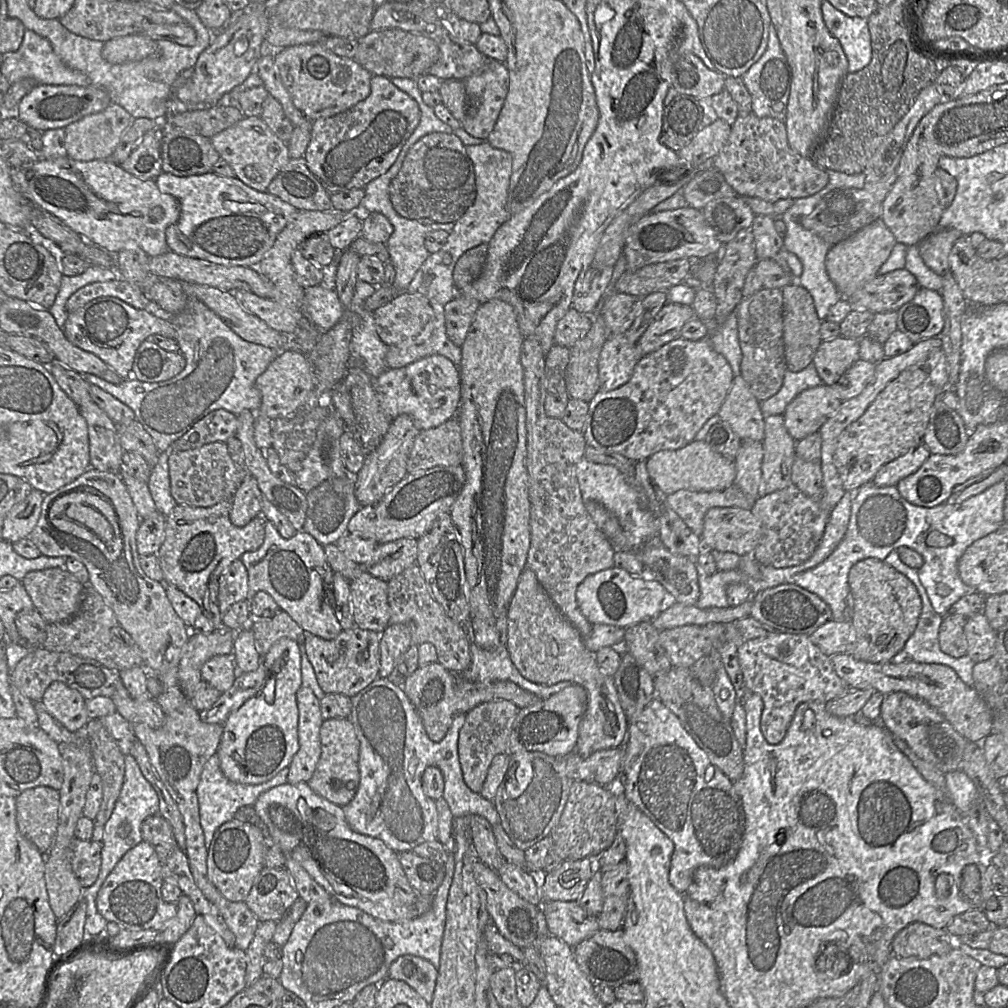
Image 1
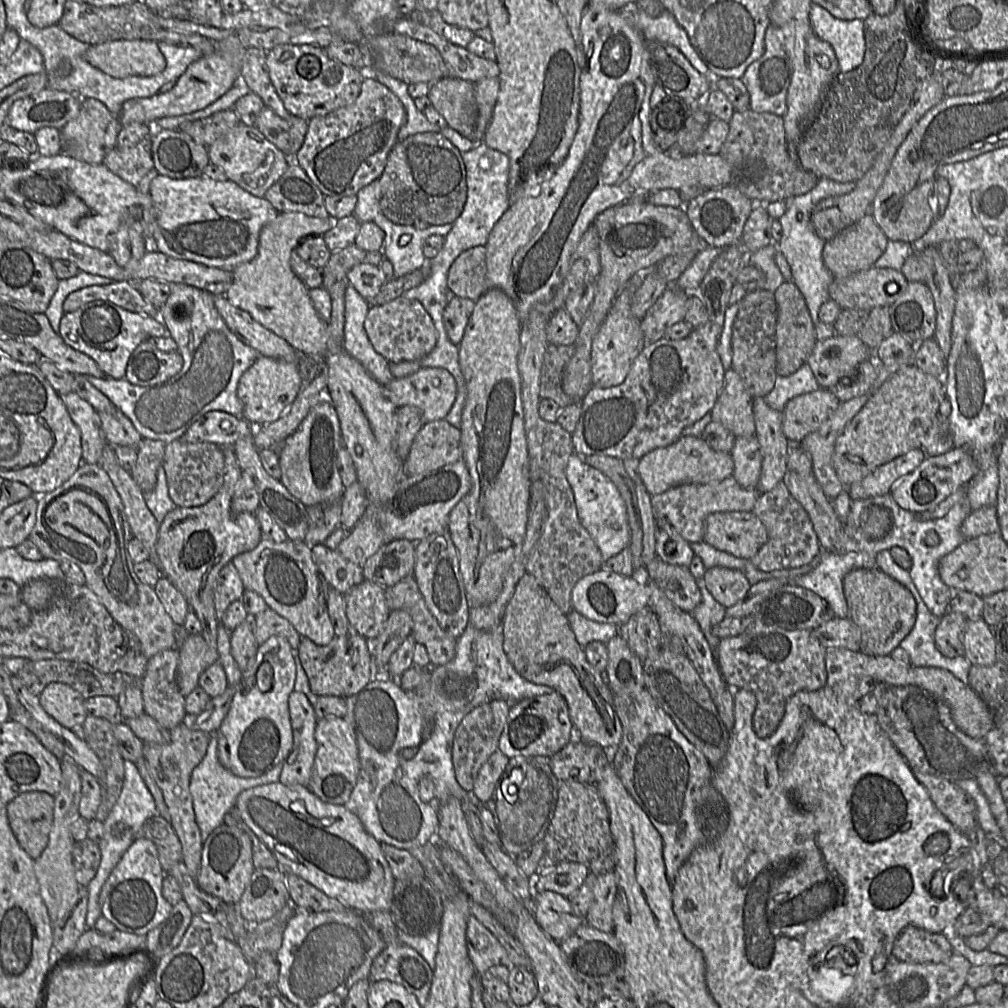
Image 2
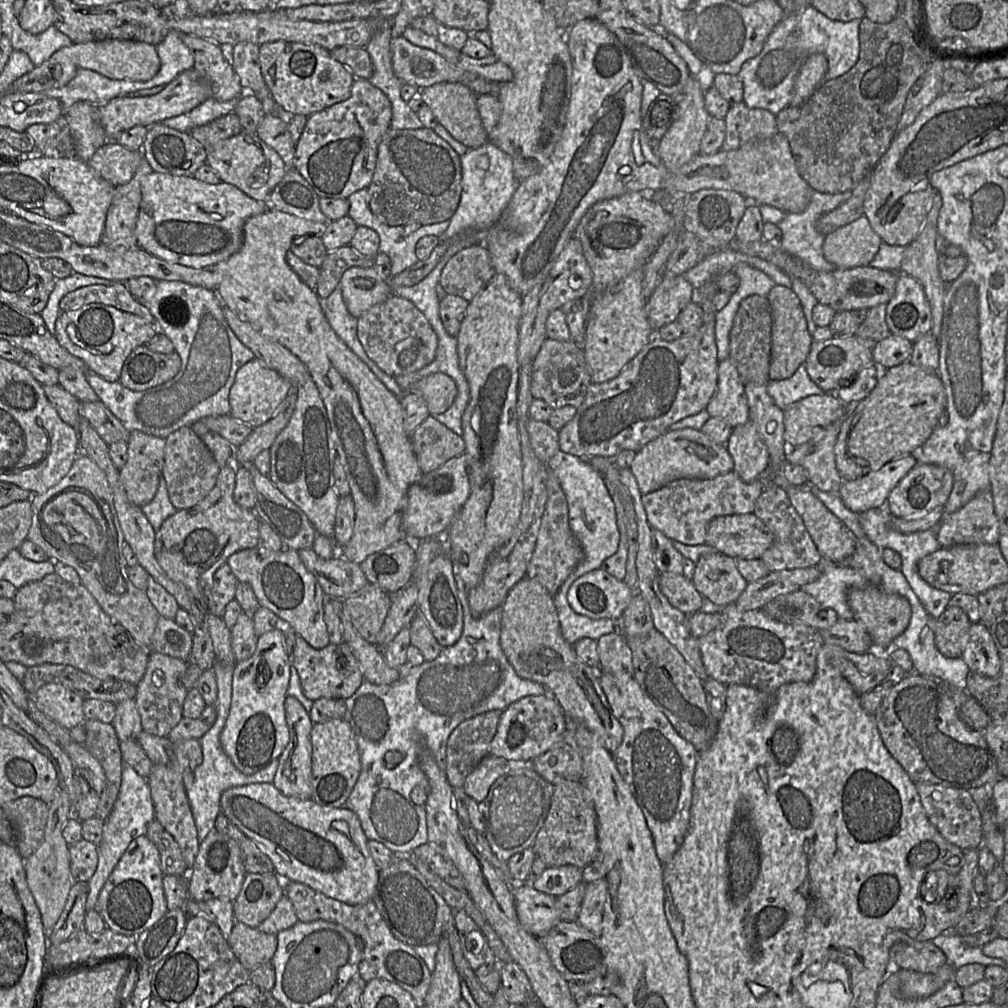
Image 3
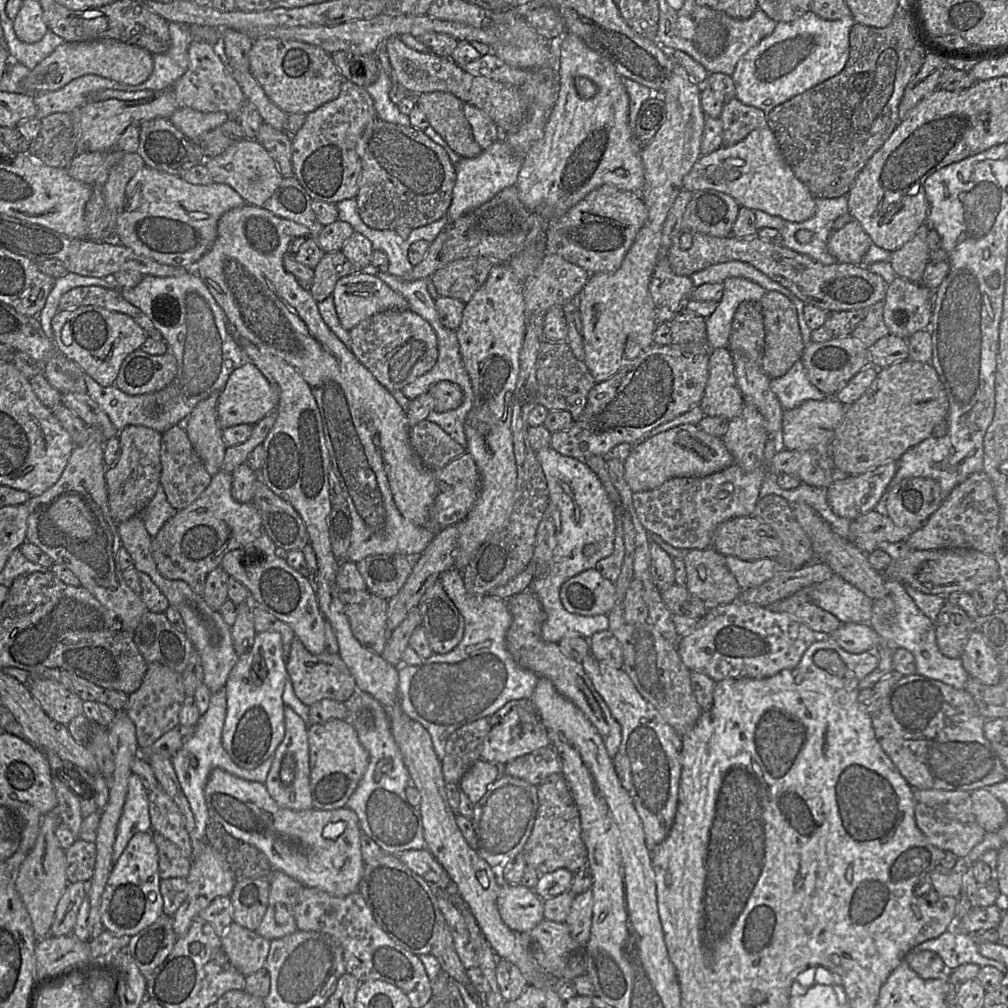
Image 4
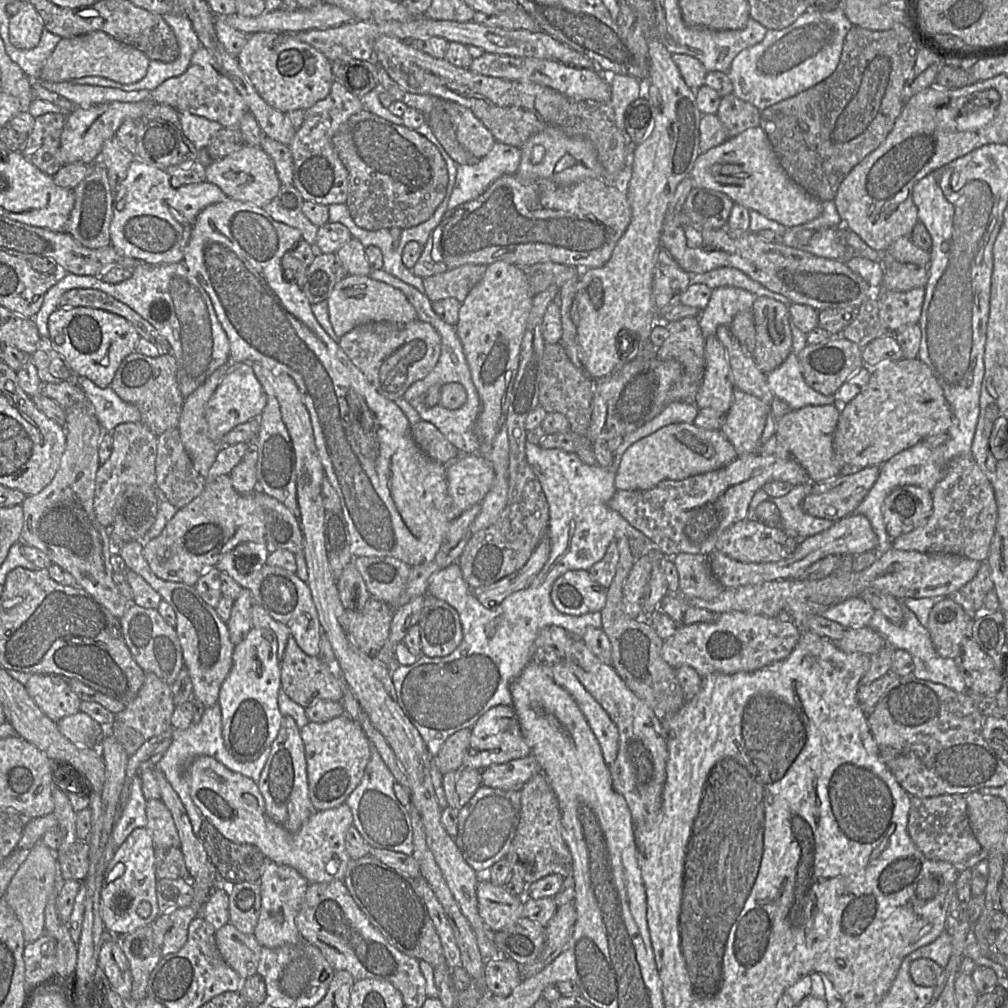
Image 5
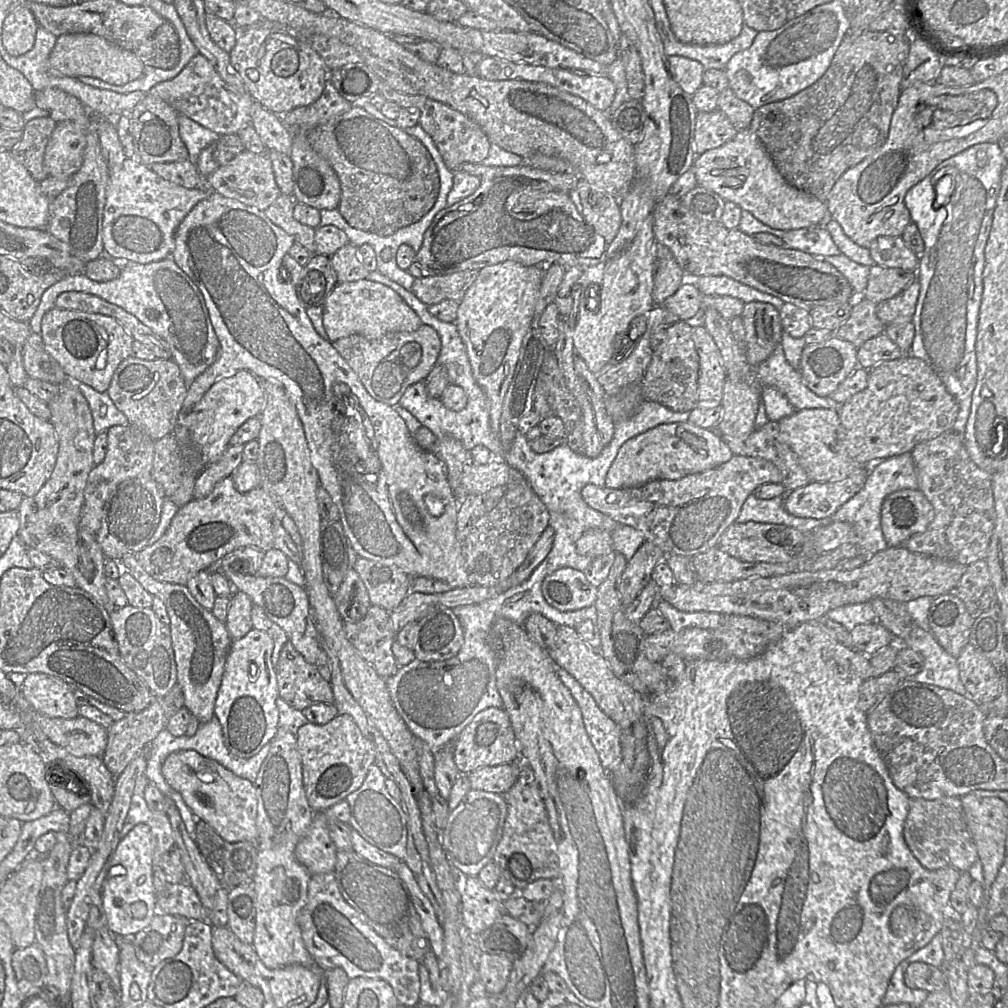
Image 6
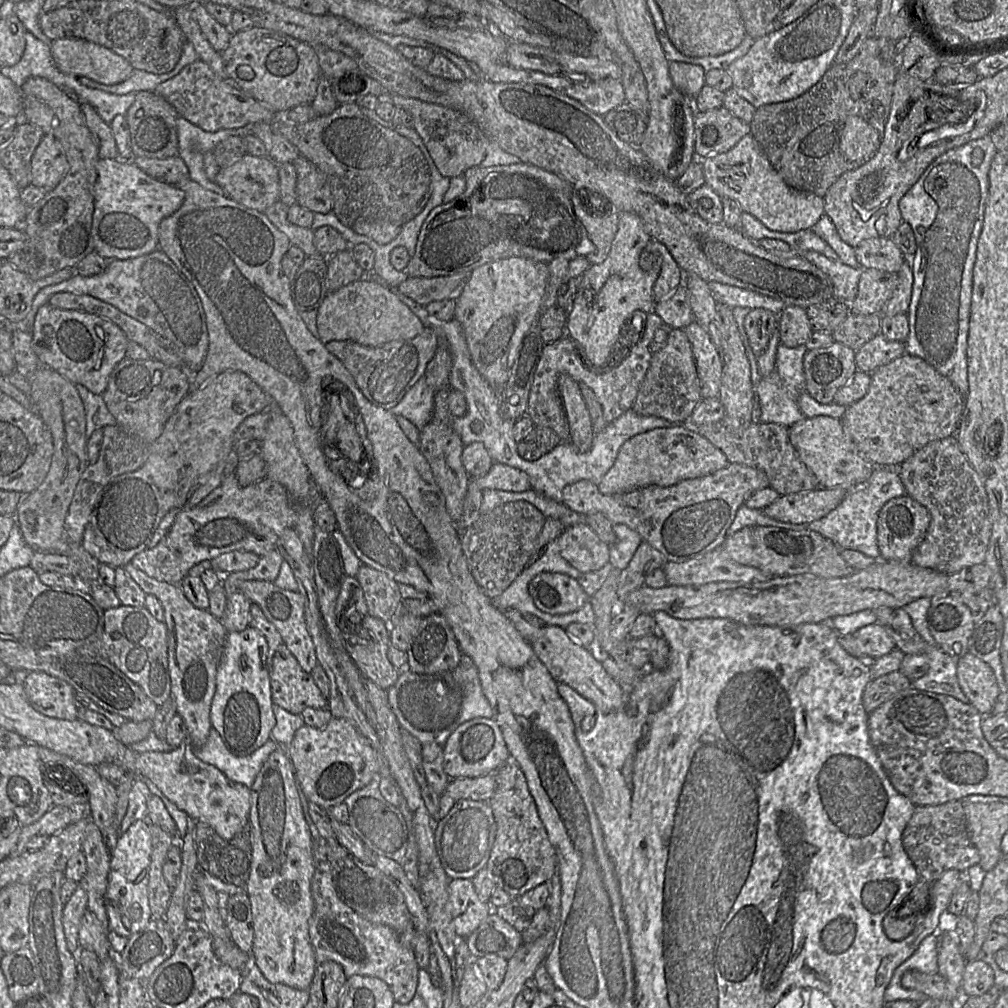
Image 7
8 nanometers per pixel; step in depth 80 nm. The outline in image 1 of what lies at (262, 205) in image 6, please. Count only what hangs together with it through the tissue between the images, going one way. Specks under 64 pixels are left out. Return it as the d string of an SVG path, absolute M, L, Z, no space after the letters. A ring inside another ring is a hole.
M243 117L233 126L210 138L210 143L235 172L235 177L254 190L265 192L290 161L287 143L279 139L260 117Z

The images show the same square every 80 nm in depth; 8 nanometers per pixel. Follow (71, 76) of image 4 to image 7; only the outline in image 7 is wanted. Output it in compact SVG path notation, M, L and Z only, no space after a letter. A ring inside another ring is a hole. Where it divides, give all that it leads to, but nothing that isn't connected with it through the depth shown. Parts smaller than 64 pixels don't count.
M58 39L50 42L50 48L62 72L85 76L102 84L120 83L134 71L122 56L84 39Z

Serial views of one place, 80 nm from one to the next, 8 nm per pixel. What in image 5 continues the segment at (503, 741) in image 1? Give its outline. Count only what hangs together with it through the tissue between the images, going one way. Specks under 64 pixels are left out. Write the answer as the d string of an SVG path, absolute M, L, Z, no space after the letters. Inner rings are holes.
M466 728L452 734L434 757L435 765L441 772L459 772L463 768L471 736L471 729Z

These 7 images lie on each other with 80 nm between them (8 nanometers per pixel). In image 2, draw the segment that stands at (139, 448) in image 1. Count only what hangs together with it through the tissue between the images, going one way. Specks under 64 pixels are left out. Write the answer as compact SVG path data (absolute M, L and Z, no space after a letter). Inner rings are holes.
M120 410L114 413L98 412L101 430L111 446L137 447L143 438L130 419Z

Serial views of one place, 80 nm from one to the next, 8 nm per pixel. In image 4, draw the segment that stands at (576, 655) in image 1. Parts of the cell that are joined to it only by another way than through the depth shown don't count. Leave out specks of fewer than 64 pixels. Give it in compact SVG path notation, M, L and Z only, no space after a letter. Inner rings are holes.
M527 589L510 597L508 604L512 623L506 634L506 646L514 661L521 668L535 673L538 677L549 679L562 696L573 702L596 728L608 755L613 759L622 740L621 726L594 688L581 662L563 653L558 643L546 642L542 638L542 626L546 614L537 595Z

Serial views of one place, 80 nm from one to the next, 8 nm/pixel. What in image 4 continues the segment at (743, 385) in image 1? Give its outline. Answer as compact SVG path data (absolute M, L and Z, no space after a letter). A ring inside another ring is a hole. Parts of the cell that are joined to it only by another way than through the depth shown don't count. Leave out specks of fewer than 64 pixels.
M728 347L711 350L709 377L699 407L707 416L724 417L730 421L741 414L744 405L730 350Z

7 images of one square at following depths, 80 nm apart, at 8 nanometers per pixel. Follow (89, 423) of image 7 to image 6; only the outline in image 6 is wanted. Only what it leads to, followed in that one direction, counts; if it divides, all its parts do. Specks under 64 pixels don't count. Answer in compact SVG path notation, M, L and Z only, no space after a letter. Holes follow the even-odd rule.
M74 381L80 392L85 396L93 418L96 434L99 434L115 425L128 425L128 418L115 406L107 391L98 392L91 386Z

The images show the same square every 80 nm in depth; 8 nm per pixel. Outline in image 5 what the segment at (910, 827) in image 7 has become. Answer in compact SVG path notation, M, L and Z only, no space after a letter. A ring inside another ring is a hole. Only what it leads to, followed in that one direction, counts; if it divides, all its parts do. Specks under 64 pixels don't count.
M945 794L927 798L911 797L907 830L911 840L925 857L931 860L946 861L956 867L964 866L970 857L982 849L969 823L965 796L960 794Z

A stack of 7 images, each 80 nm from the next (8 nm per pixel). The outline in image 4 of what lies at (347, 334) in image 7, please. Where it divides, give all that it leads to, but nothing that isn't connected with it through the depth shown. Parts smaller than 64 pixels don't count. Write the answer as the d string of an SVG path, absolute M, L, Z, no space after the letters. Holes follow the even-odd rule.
M359 272L340 278L332 293L337 316L341 326L350 331L362 320L386 310L410 309L407 300L380 280L376 274Z

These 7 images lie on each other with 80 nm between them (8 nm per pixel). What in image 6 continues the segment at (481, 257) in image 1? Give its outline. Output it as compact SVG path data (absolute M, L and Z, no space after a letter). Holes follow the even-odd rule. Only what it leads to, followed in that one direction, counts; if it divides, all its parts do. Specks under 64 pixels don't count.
M464 270L442 276L416 278L411 292L427 306L443 300L460 302L479 270Z

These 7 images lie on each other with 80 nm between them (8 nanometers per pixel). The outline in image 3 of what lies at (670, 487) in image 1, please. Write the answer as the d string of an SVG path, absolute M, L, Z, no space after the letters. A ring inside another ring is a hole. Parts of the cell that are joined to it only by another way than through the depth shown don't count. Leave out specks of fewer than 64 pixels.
M701 430L668 431L636 452L630 466L641 493L647 494L678 479L712 479L733 471L734 462L725 445L717 444Z

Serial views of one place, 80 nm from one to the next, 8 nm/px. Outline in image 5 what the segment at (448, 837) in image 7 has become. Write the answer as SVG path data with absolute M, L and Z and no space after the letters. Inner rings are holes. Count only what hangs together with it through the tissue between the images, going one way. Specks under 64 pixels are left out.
M481 786L473 797L461 807L457 817L457 834L454 837L456 846L466 863L478 874L480 880L487 880L490 868L505 856L515 837L520 819L520 791L505 791Z

